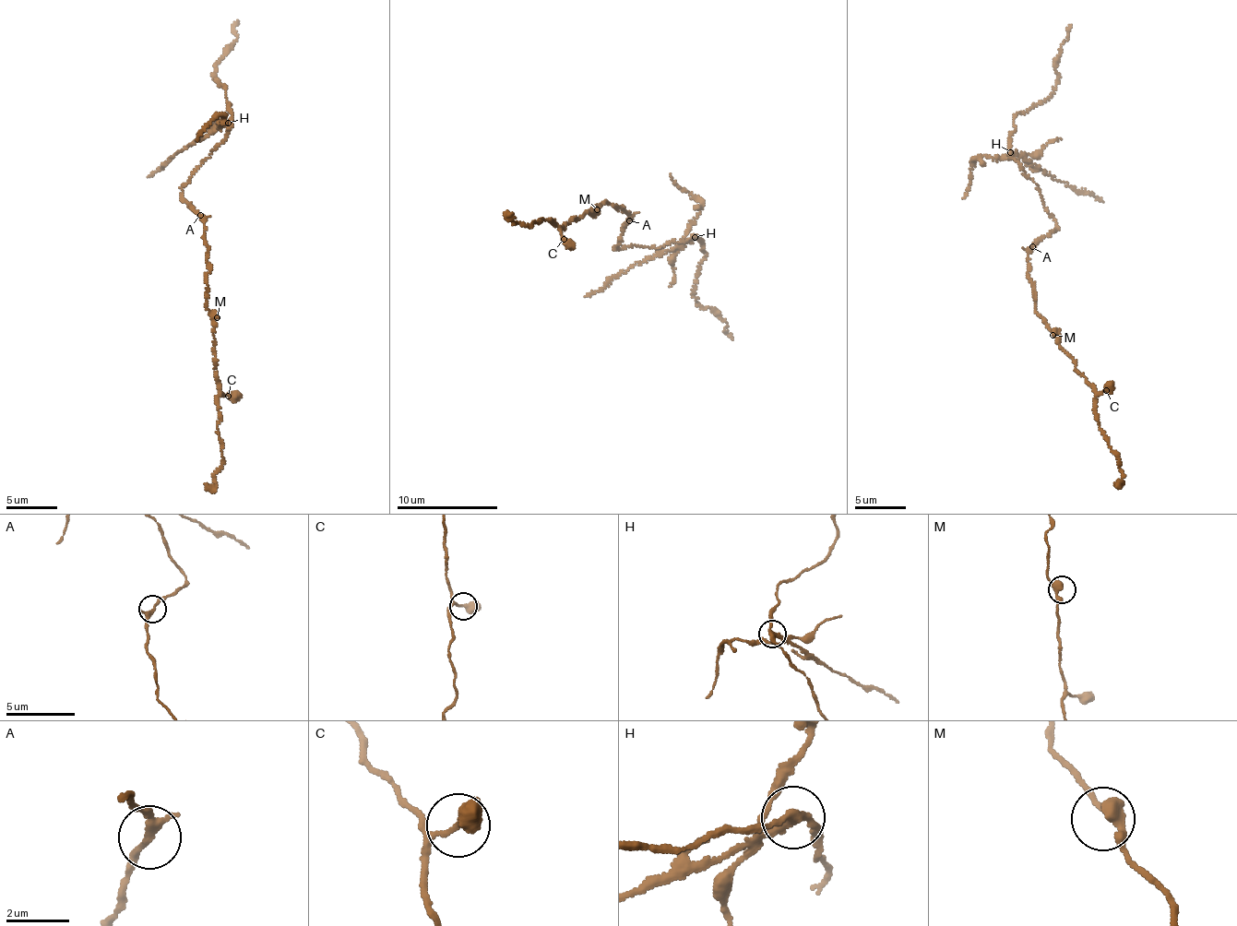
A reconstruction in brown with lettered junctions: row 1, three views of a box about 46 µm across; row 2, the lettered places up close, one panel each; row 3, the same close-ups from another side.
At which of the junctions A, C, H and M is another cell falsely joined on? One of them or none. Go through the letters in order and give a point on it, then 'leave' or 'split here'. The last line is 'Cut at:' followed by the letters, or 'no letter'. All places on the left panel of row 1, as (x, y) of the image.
A: (200, 215) | leave
C: (228, 396) | leave
H: (228, 123) | split here
M: (217, 317) | leave
Cut at: H

